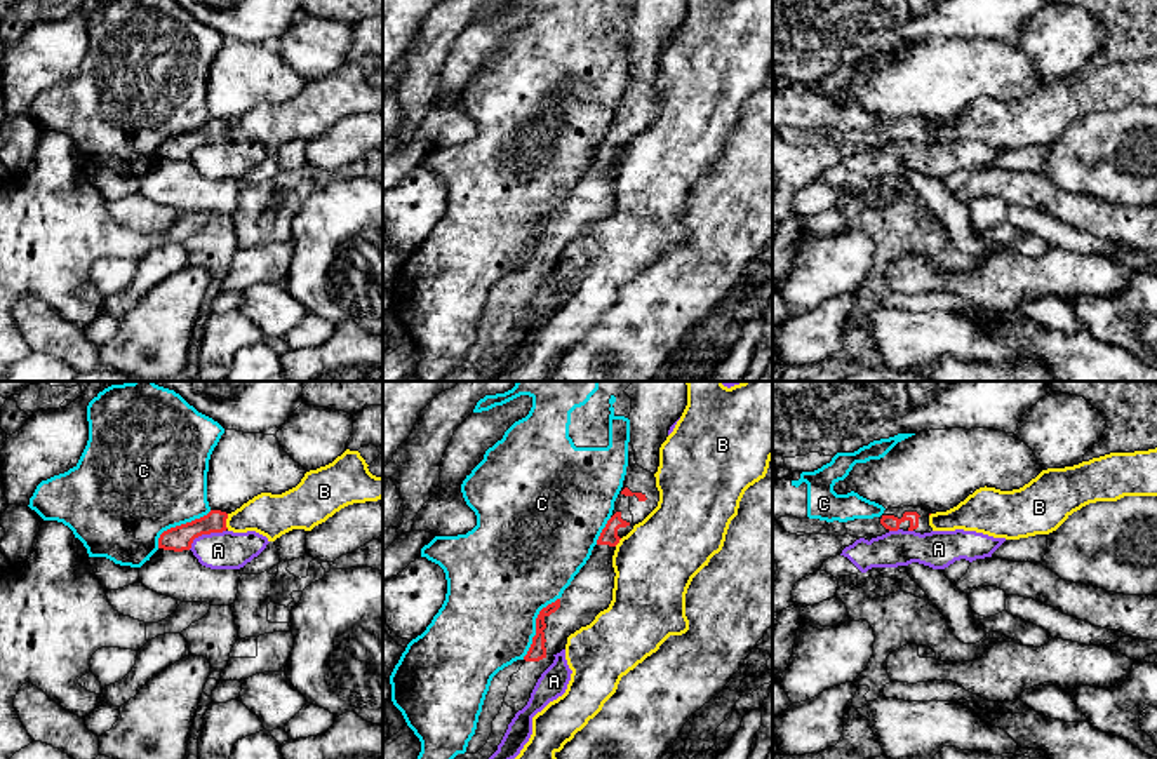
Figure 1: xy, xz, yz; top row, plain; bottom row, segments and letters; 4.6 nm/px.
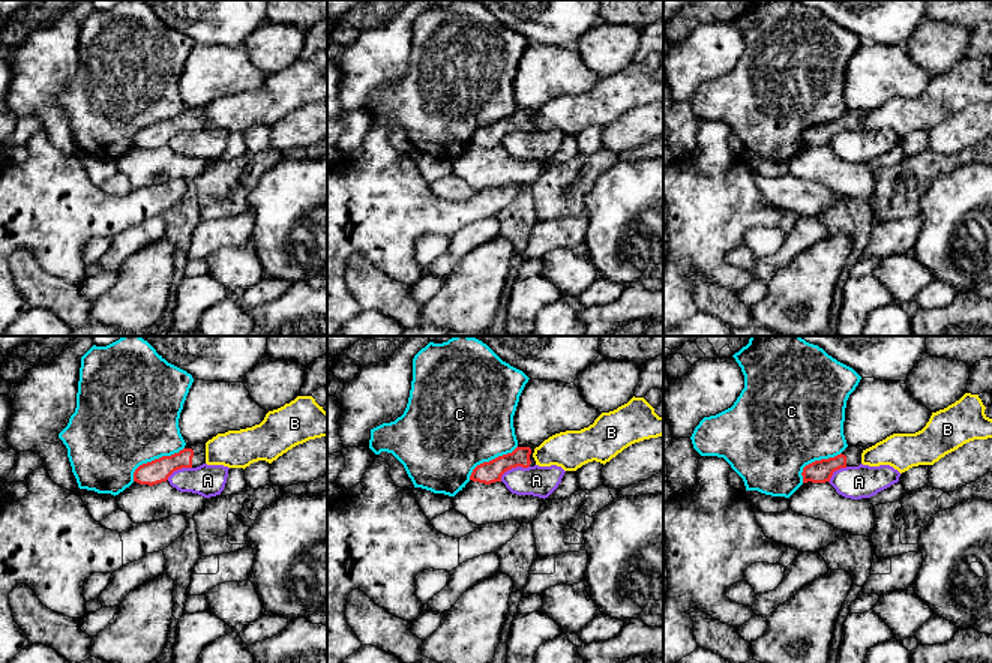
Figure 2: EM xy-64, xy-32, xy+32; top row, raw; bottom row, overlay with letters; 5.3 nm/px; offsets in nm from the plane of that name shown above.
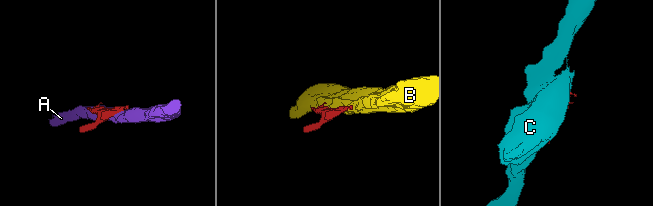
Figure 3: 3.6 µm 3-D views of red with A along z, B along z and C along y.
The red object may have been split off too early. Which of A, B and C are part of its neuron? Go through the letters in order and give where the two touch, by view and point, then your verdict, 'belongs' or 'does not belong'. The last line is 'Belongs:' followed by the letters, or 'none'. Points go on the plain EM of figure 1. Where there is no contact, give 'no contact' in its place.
A: xy (204, 143) | does not belong
B: xy (225, 131) | does not belong
C: xz (536, 235) | does not belong
Belongs: none

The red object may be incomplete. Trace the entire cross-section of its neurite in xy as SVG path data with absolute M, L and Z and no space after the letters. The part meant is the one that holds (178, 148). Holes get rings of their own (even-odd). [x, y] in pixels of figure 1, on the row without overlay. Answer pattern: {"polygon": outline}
{"polygon": "M211 120L207 125L191 132L171 138L158 148L158 158L183 162L190 160L195 148L211 143L226 141L228 124L221 120Z"}

